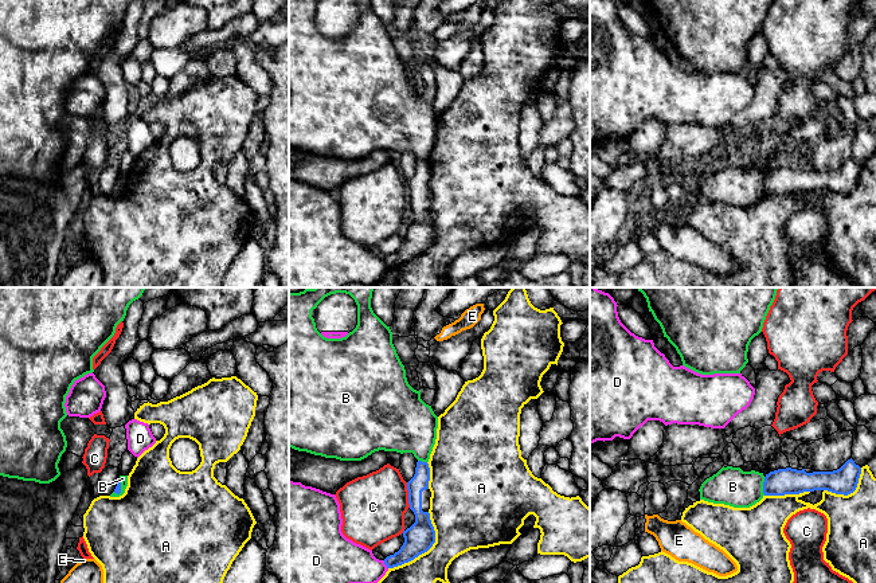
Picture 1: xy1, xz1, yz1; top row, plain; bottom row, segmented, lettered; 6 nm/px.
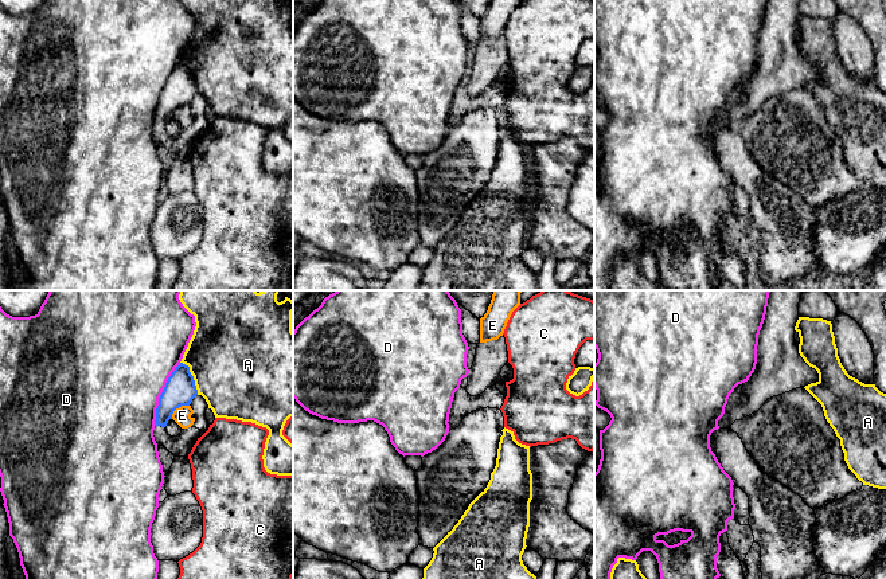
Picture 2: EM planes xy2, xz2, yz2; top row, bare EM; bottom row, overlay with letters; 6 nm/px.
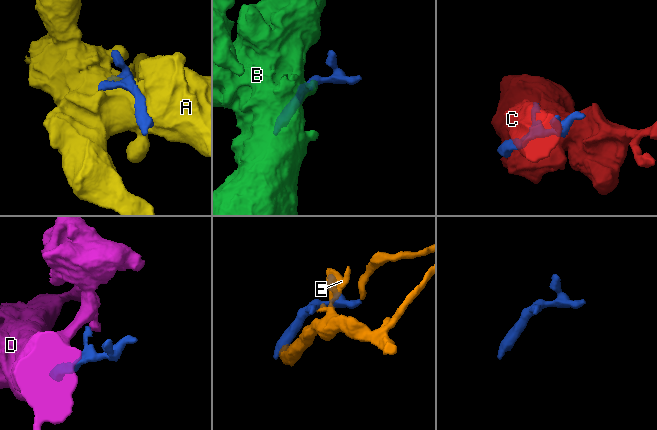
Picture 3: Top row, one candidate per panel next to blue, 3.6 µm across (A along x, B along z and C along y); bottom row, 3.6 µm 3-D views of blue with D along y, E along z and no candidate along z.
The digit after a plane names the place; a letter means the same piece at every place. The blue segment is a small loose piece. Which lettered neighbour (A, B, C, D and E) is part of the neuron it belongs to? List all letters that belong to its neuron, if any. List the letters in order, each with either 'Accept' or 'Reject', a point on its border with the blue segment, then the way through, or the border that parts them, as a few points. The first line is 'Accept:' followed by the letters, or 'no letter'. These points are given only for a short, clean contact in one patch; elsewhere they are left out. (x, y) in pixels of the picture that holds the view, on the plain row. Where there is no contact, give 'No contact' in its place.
Accept: no letter
A: Reject. Touches blue at xz1 (426, 250)
B: Reject. Touches blue at yz1 (763, 186)
C: Reject. Touches blue at xz1 (409, 194). Boundary: xz1 (406, 182), (410, 206)
D: Reject. Touches blue at xy2 (162, 93)
E: Reject. Touches blue at xy2 (178, 106). Boundary: xy2 (188, 104), (179, 105), (171, 117)

